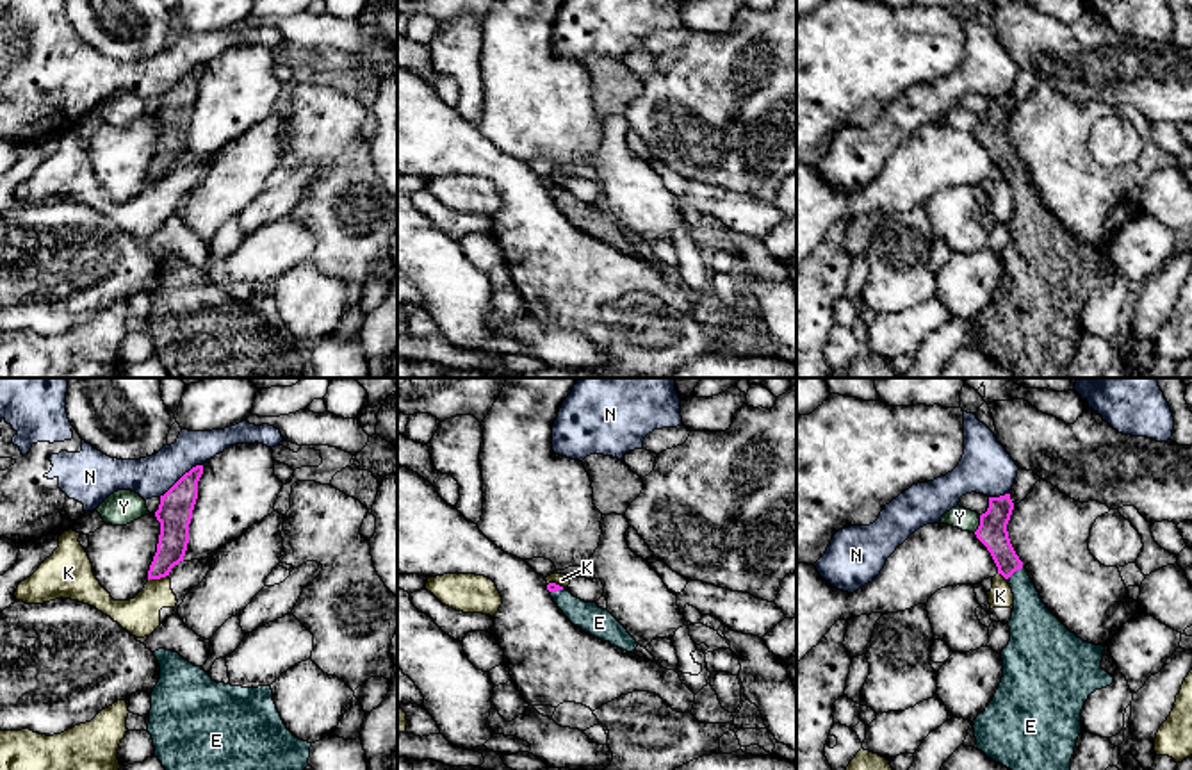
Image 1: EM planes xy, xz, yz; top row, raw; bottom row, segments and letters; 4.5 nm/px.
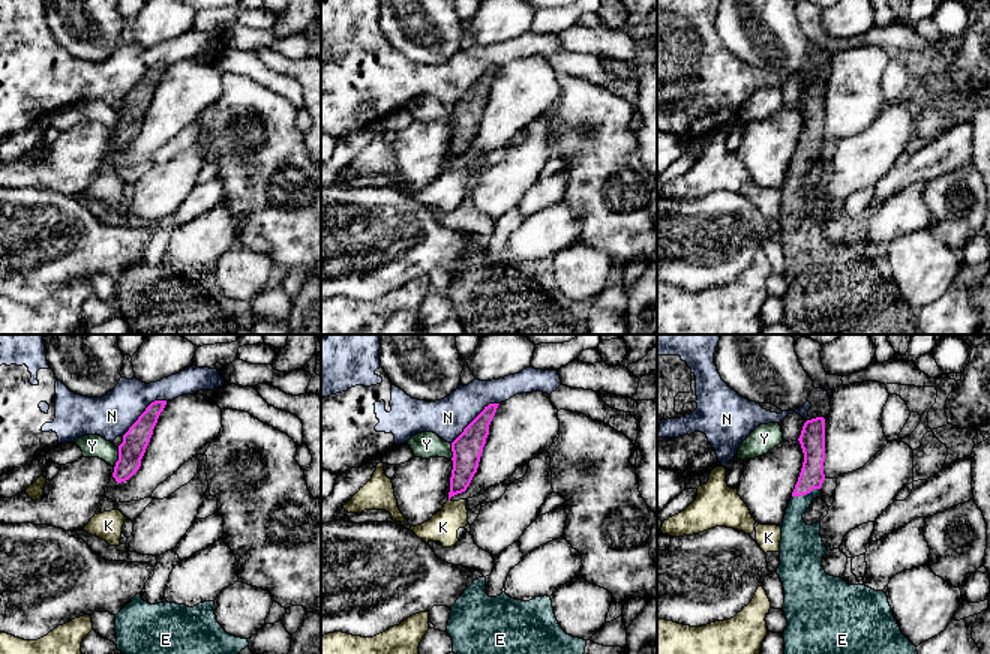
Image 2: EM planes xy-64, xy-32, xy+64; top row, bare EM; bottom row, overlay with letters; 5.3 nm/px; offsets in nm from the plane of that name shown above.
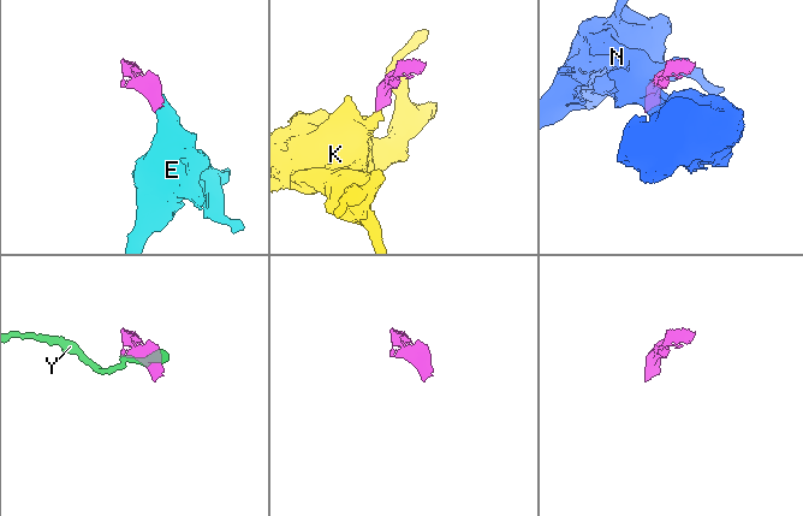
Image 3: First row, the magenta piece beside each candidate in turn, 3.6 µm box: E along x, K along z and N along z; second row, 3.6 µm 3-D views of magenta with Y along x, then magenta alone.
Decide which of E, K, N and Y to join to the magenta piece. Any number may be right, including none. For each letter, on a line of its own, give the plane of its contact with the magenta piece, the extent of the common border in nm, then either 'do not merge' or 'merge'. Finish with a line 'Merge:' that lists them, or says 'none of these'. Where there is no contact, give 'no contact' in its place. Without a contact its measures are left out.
E: contact in yz; length 100 nm; merge
K: contact in xy; length 100 nm; do not merge
N: contact in xy; length 240 nm; do not merge
Y: contact in yz; length 90 nm; do not merge
Merge: E

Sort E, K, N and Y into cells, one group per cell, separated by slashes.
E / K / N / Y

